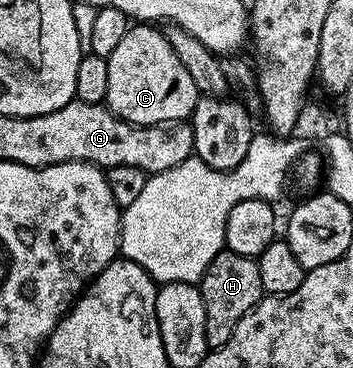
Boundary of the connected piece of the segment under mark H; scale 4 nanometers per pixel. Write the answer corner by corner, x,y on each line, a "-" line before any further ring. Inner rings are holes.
223,249
208,265
200,280
204,301
204,333
207,348
224,345
232,337
232,329
240,325
240,317
247,315
264,298
257,258

